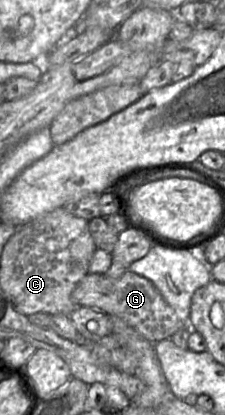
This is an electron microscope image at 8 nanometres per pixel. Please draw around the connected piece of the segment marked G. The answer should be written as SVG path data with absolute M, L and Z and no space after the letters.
M127 270L119 278L106 274L84 276L72 292L76 306L102 310L112 318L119 318L151 343L171 338L177 331L188 326L147 278Z

